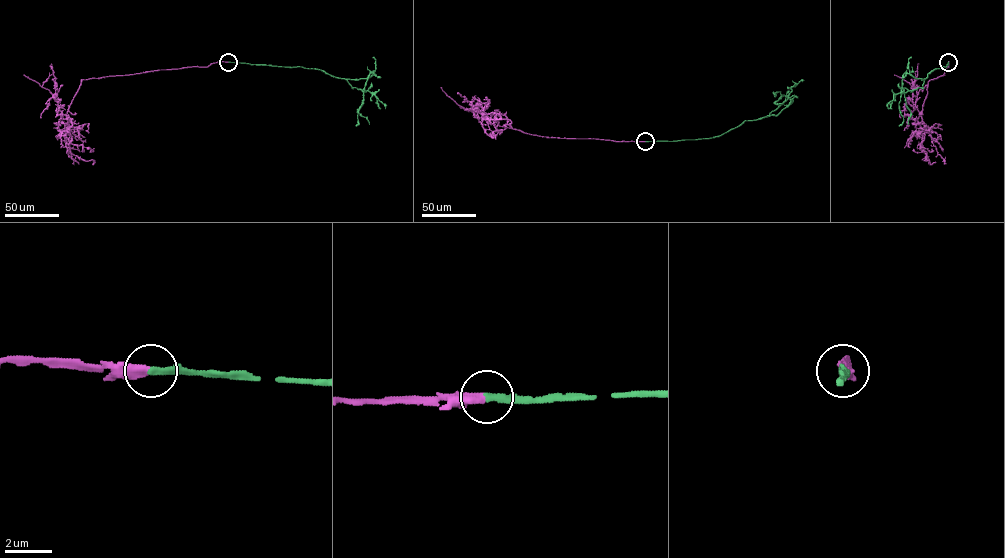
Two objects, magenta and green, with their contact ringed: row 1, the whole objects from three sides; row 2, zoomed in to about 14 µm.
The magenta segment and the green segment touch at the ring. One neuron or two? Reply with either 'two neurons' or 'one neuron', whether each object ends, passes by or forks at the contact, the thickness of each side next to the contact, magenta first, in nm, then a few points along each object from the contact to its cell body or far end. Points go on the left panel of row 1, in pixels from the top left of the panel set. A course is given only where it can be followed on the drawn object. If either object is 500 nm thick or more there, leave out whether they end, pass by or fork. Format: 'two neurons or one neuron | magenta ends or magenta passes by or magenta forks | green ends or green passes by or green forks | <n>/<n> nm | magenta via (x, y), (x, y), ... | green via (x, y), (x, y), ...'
one neuron | magenta ends | green ends | 400/320 nm | magenta via (228, 62), (81, 79), (66, 114), (69, 148), (71, 154), (86, 161), (92, 159), (93, 164), (95, 162) | green via (228, 62), (319, 69), (354, 80), (373, 73), (369, 74), (357, 112), (369, 124)

